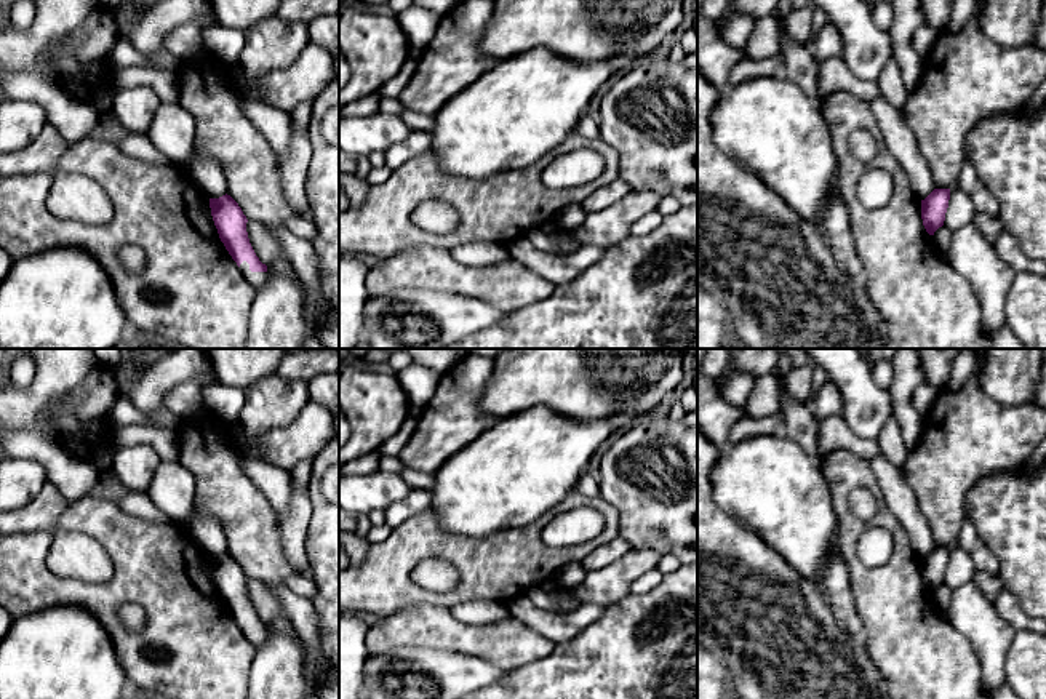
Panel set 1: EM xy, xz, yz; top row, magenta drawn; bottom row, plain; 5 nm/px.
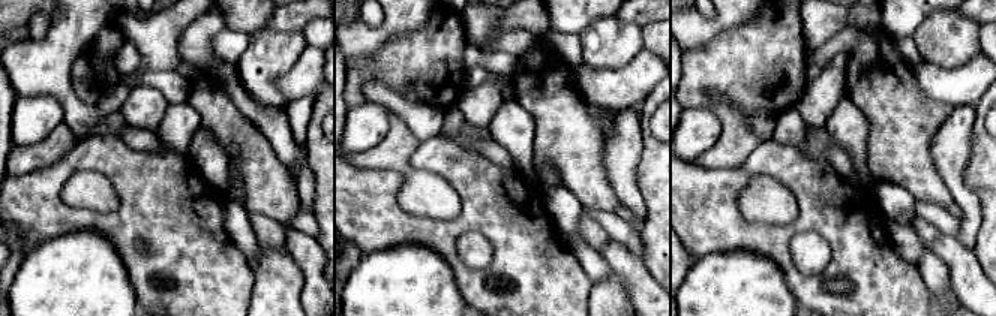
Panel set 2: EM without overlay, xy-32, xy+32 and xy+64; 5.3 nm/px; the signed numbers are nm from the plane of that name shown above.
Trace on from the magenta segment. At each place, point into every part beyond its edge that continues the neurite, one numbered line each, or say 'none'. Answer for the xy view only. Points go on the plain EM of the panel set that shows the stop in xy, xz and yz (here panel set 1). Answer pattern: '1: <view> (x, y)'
1: xy (256, 637)

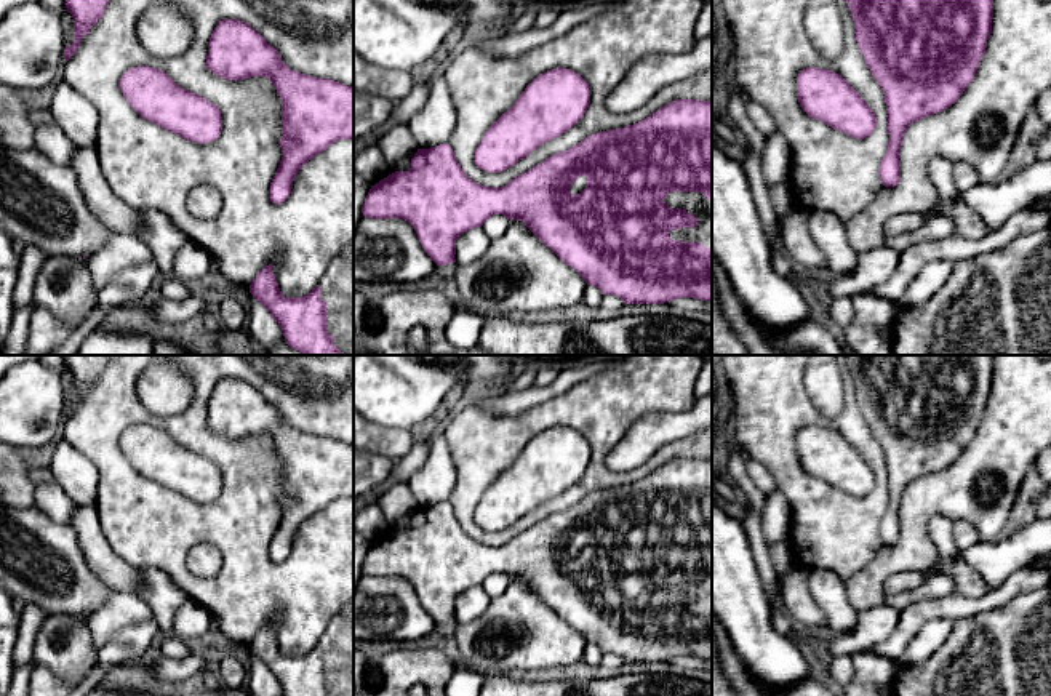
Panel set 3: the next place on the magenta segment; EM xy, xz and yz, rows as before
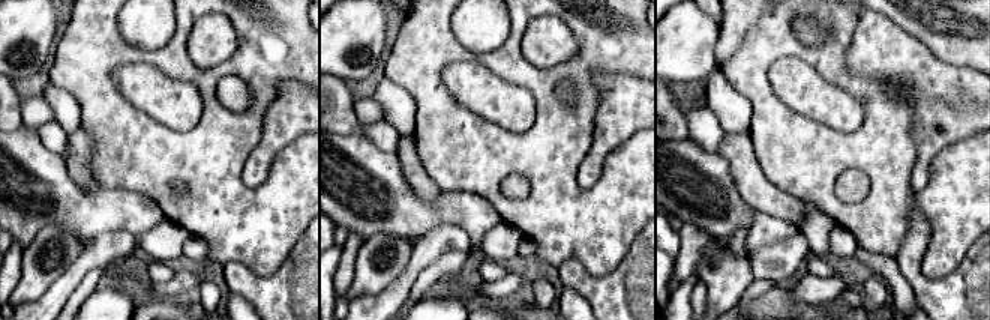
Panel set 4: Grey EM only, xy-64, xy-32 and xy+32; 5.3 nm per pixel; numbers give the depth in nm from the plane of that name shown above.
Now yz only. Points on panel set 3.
none

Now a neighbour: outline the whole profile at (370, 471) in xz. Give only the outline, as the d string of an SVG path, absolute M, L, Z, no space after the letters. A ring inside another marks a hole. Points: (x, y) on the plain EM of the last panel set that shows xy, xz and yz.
M354 451L354 499L378 486L387 486L392 467L390 458Z

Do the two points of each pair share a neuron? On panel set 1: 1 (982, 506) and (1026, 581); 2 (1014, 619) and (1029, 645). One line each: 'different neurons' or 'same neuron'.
1: same neuron
2: different neurons

